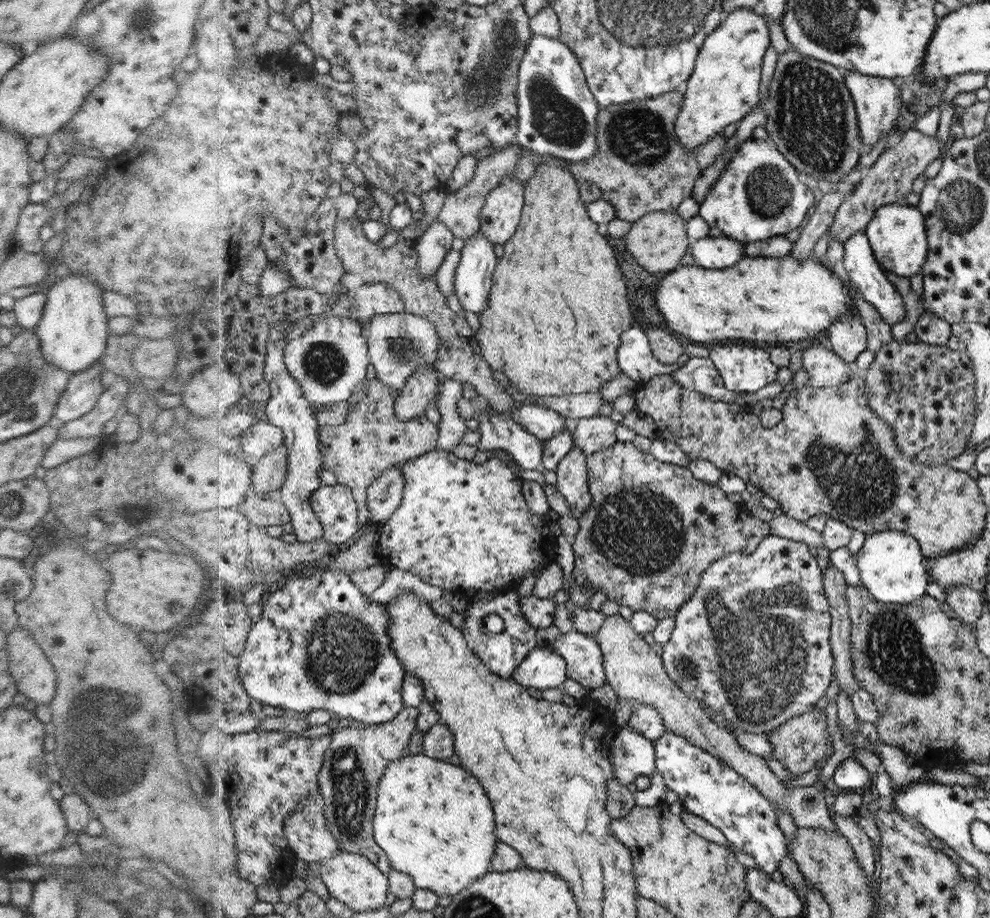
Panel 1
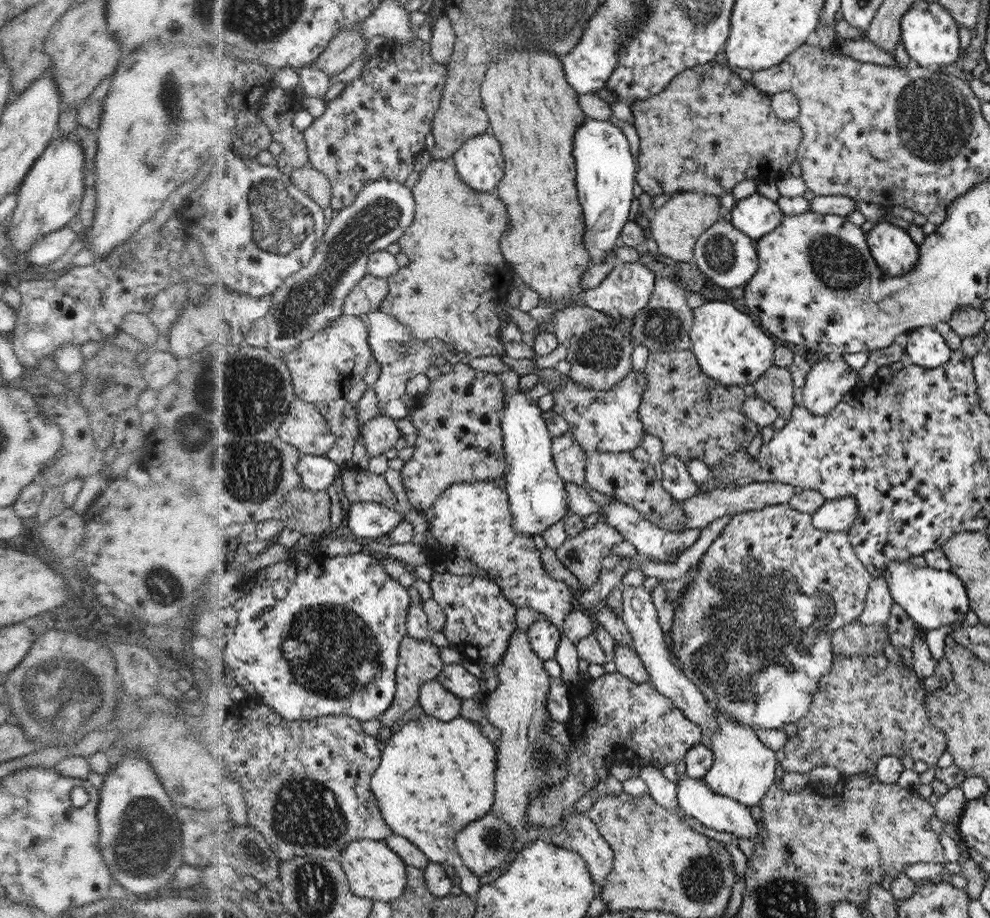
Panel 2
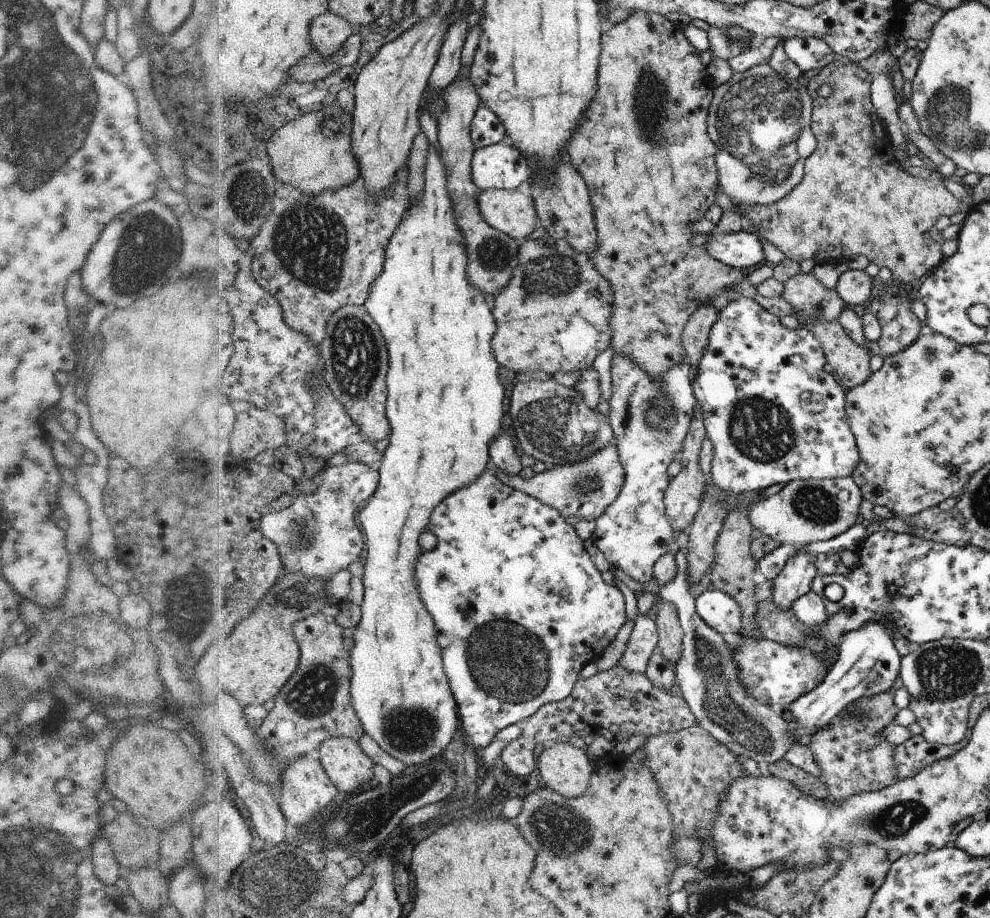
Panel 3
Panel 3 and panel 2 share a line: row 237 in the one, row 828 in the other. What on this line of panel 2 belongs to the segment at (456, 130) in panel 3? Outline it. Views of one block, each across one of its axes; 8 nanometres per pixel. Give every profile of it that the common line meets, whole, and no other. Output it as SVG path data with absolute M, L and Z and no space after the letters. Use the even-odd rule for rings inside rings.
M491 812L462 829L457 847L466 867L478 877L484 877L492 868L505 868L512 849L520 848L512 828Z

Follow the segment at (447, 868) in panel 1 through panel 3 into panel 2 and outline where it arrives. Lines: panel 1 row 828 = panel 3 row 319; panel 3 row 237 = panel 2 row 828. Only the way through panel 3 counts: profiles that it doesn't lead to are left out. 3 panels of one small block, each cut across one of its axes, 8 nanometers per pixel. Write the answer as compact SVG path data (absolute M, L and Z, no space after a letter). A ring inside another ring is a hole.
M424 714L420 719L408 721L396 728L383 751L381 769L374 776L372 790L378 795L386 821L394 832L409 838L424 850L434 863L453 865L461 878L461 889L466 895L476 899L480 877L475 876L468 867L457 847L458 834L471 821L486 817L497 798L494 768L497 768L495 744L485 735L482 727L466 717L458 717L446 722L441 718Z

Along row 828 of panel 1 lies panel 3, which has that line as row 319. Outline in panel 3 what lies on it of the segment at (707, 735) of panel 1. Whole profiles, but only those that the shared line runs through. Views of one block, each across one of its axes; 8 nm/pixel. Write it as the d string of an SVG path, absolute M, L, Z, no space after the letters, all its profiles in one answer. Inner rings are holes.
M798 273L792 279L783 283L782 298L785 298L793 309L803 318L802 324L806 326L806 319L824 319L827 321L837 320L843 311L845 301L842 300L840 293L835 288L827 288L822 285L814 273Z

